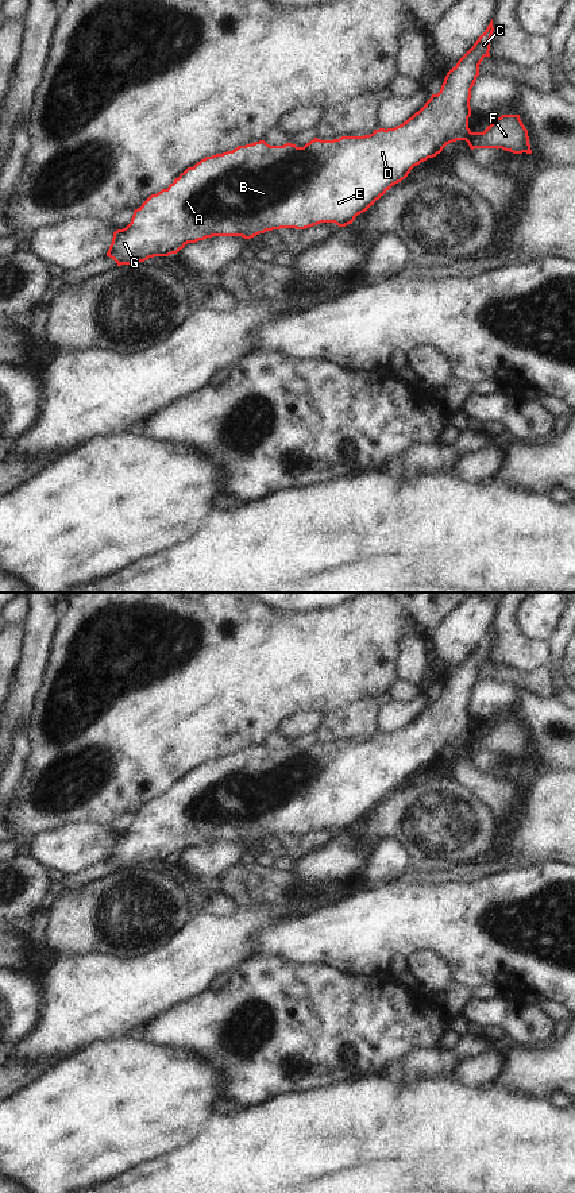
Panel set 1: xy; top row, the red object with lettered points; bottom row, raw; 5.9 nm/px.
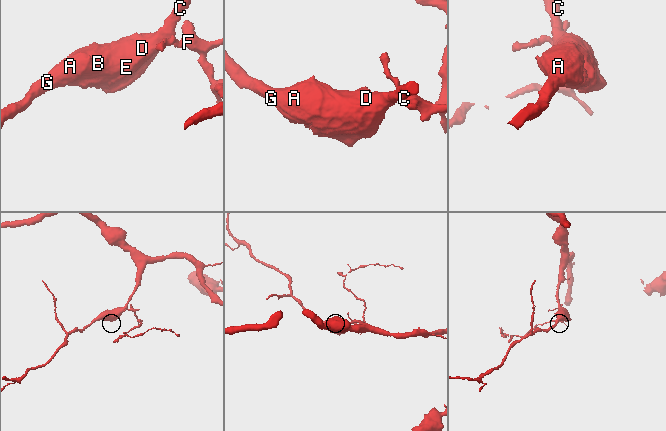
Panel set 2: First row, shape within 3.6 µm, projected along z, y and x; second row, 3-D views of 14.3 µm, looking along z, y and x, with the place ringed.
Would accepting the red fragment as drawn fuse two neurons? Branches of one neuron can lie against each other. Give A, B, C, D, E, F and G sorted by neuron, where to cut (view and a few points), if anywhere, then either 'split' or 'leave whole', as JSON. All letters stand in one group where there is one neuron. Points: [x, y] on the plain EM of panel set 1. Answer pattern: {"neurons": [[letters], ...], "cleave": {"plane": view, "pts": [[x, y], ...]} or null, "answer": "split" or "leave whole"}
{"neurons": [["A", "B", "C", "D", "E", "G"], ["F"]], "cleave": {"plane": "xy", "pts": [[473, 737], [464, 744]]}, "answer": "split"}

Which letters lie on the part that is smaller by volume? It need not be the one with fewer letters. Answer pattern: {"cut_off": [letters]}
{"cut_off": ["F"]}

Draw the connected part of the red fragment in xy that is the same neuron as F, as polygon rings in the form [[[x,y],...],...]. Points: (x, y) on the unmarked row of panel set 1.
[[[502,719],[483,737],[472,737],[466,746],[470,753],[502,753],[513,758],[532,758],[528,734],[520,719]]]

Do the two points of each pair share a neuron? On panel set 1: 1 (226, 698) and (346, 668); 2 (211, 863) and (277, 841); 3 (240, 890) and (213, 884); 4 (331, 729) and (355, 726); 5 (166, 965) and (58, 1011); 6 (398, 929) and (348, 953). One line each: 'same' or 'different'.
1: same
2: same
3: different
4: same
5: same
6: same

